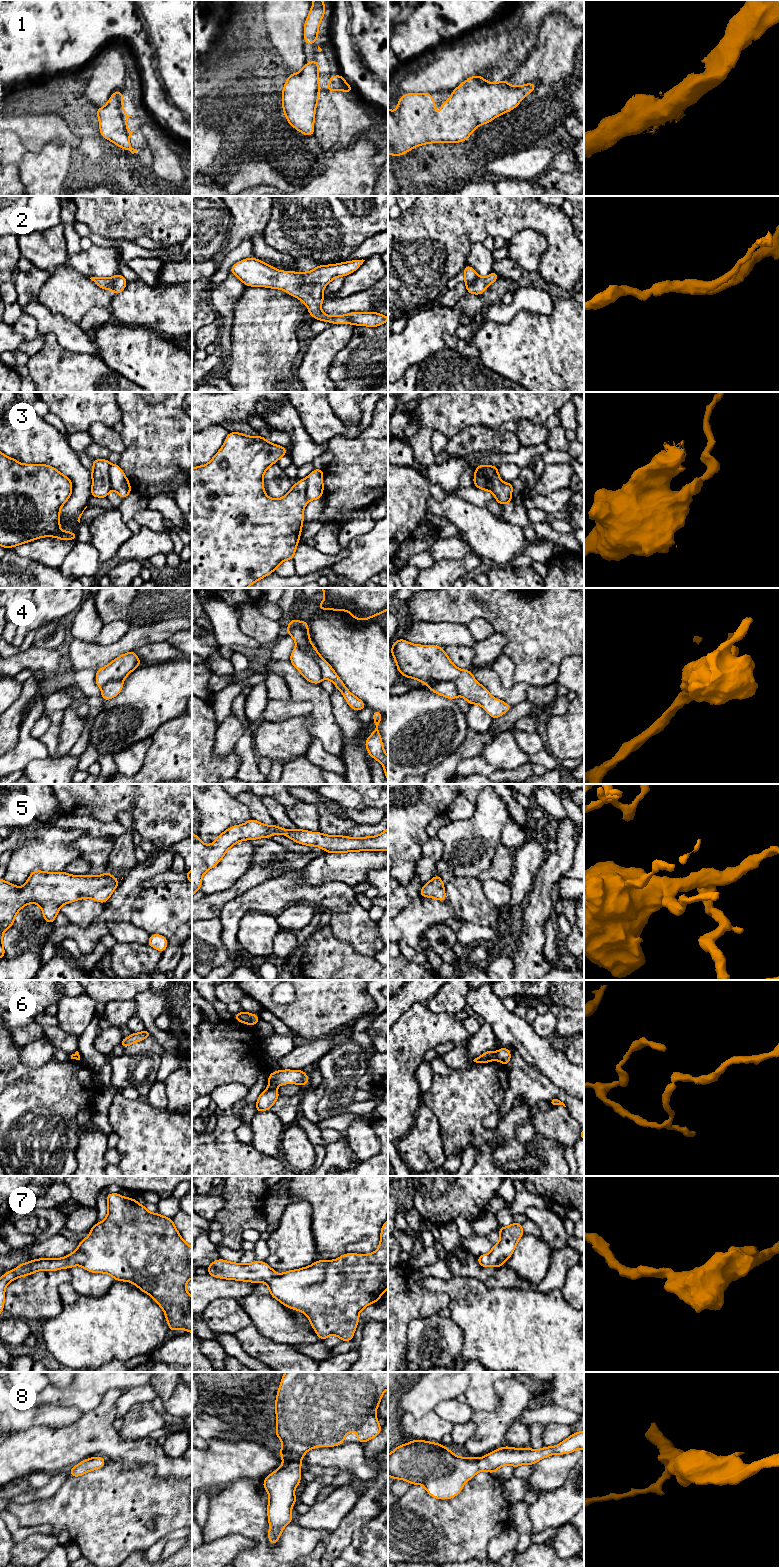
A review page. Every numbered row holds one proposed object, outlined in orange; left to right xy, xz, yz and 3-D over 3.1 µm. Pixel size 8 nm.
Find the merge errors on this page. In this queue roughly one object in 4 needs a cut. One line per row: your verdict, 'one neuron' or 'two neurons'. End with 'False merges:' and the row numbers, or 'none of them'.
1: two neurons
2: one neuron
3: two neurons
4: two neurons
5: one neuron
6: two neurons
7: one neuron
8: one neuron
False merges: 1, 3, 4, 6

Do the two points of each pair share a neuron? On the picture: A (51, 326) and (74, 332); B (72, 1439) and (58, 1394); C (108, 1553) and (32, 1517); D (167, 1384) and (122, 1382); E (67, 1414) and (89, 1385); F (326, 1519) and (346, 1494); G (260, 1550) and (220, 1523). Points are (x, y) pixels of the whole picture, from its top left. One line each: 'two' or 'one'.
A: one
B: two
C: one
D: two
E: two
F: one
G: one

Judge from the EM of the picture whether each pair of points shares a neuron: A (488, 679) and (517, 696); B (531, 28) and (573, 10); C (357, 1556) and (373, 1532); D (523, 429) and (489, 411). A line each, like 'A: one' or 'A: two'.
A: one
B: one
C: one
D: two

